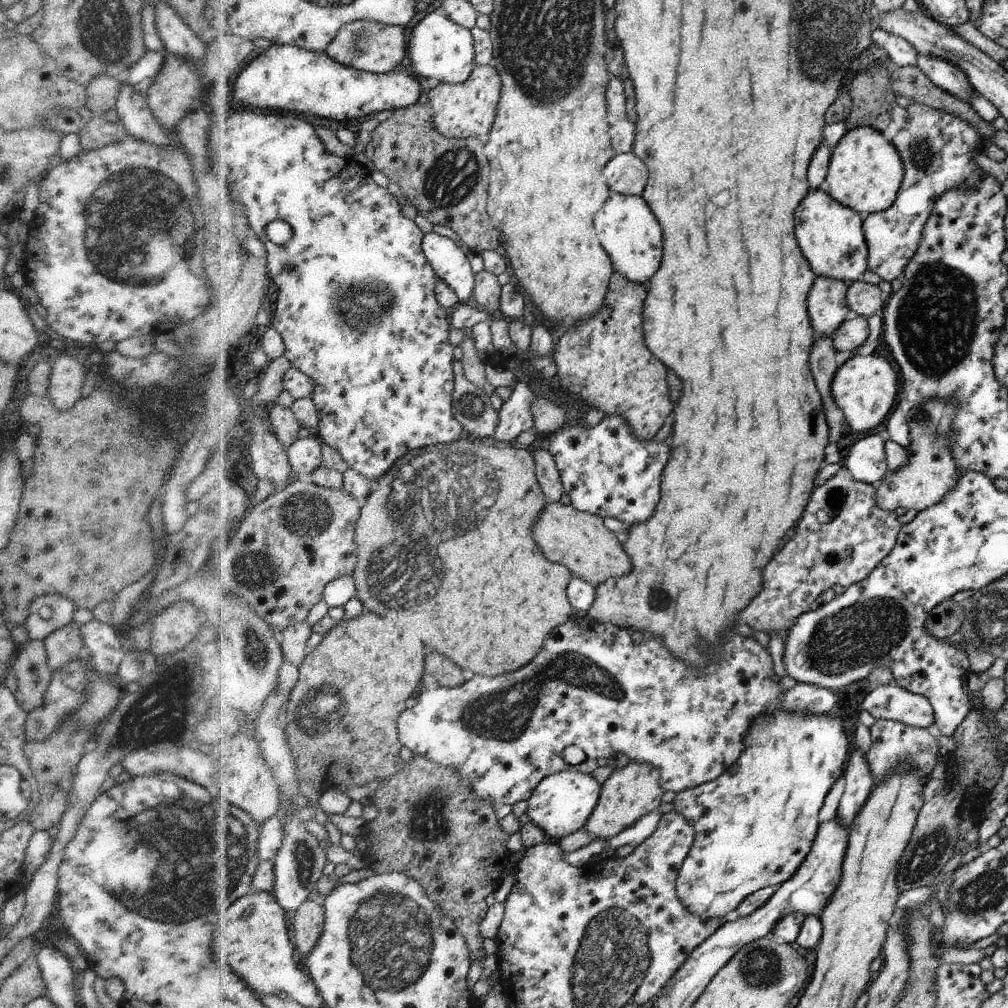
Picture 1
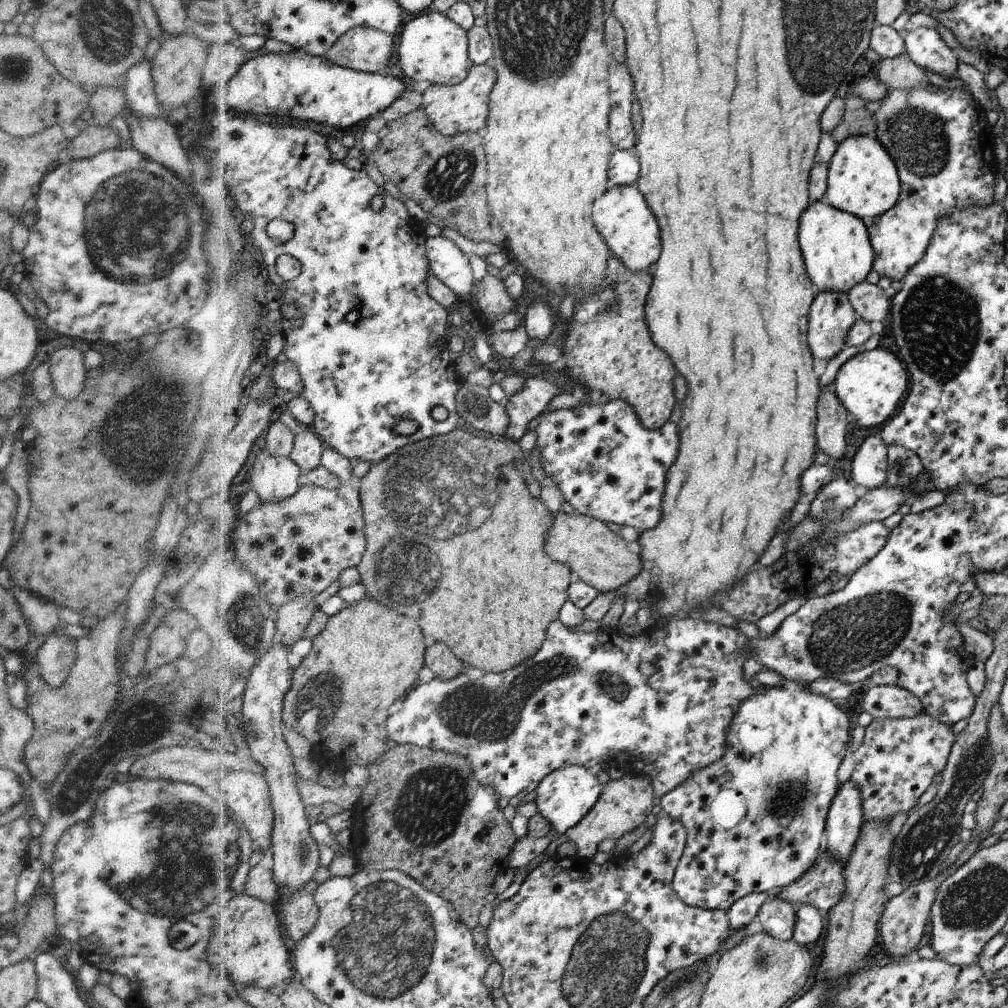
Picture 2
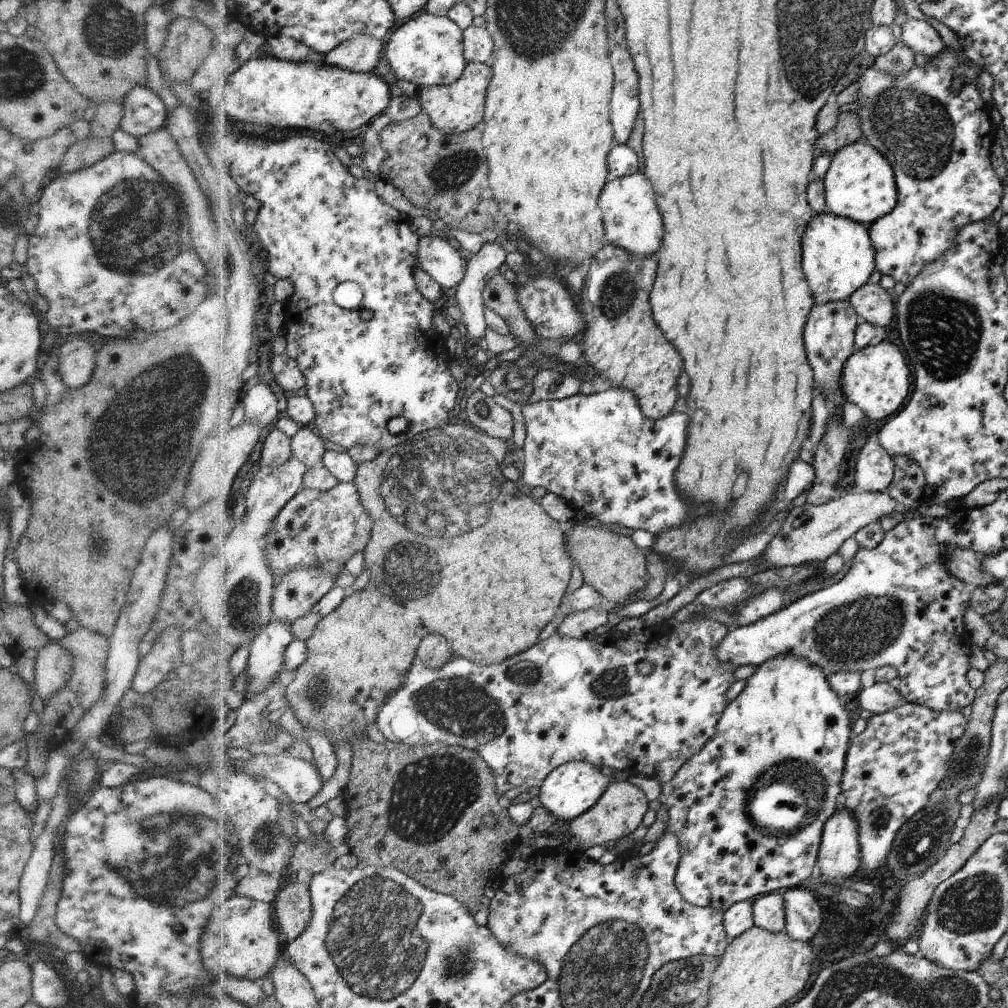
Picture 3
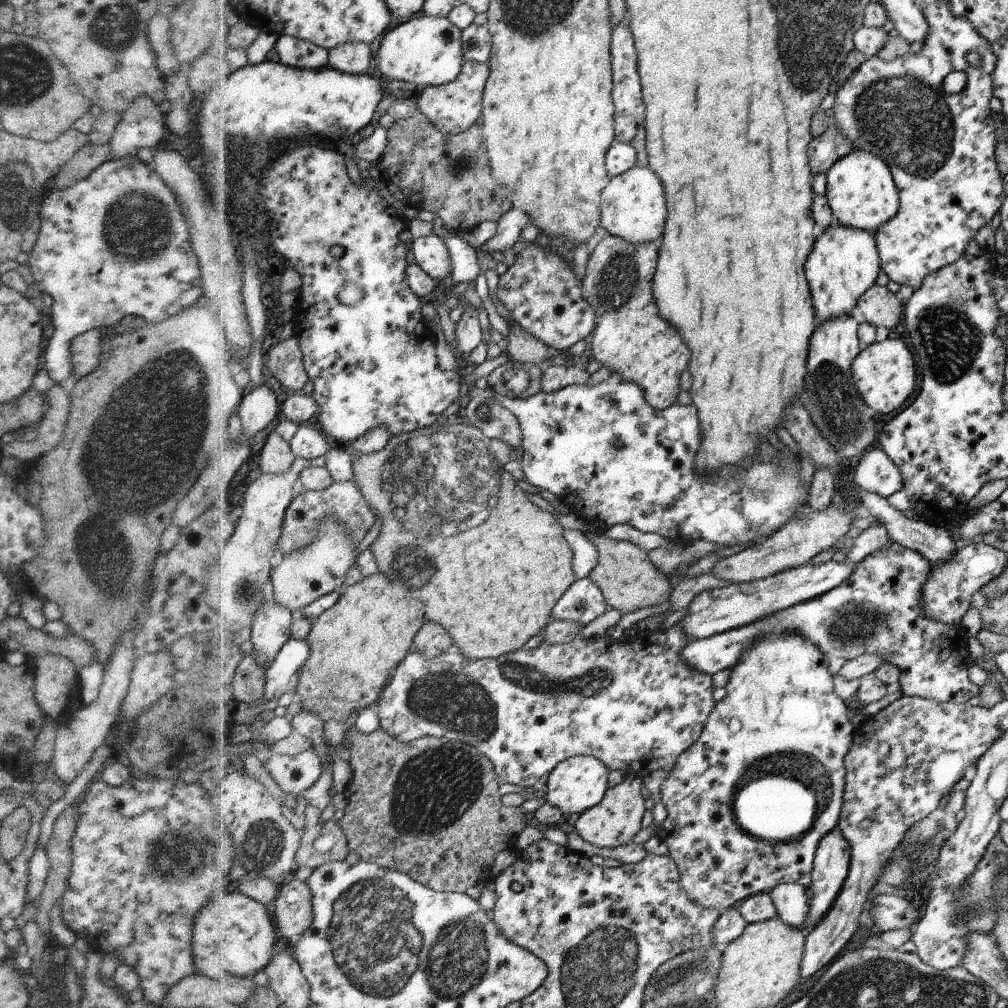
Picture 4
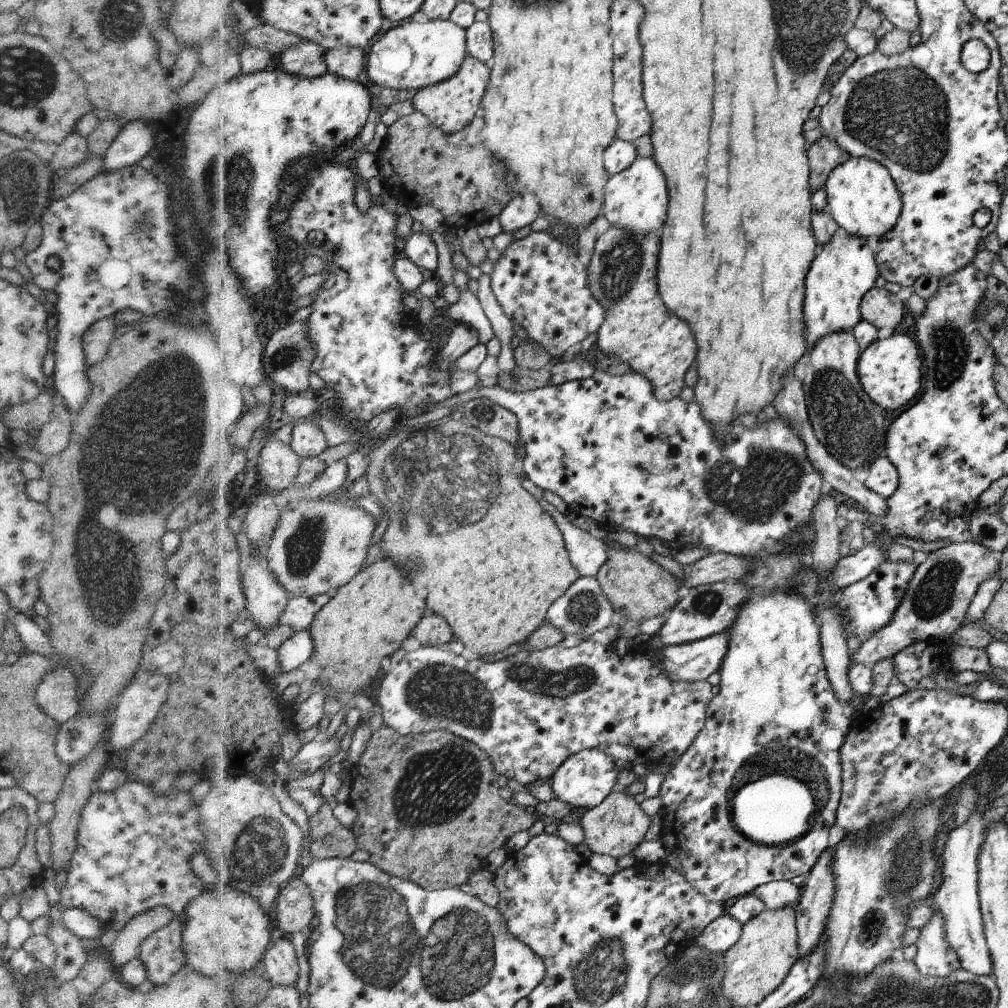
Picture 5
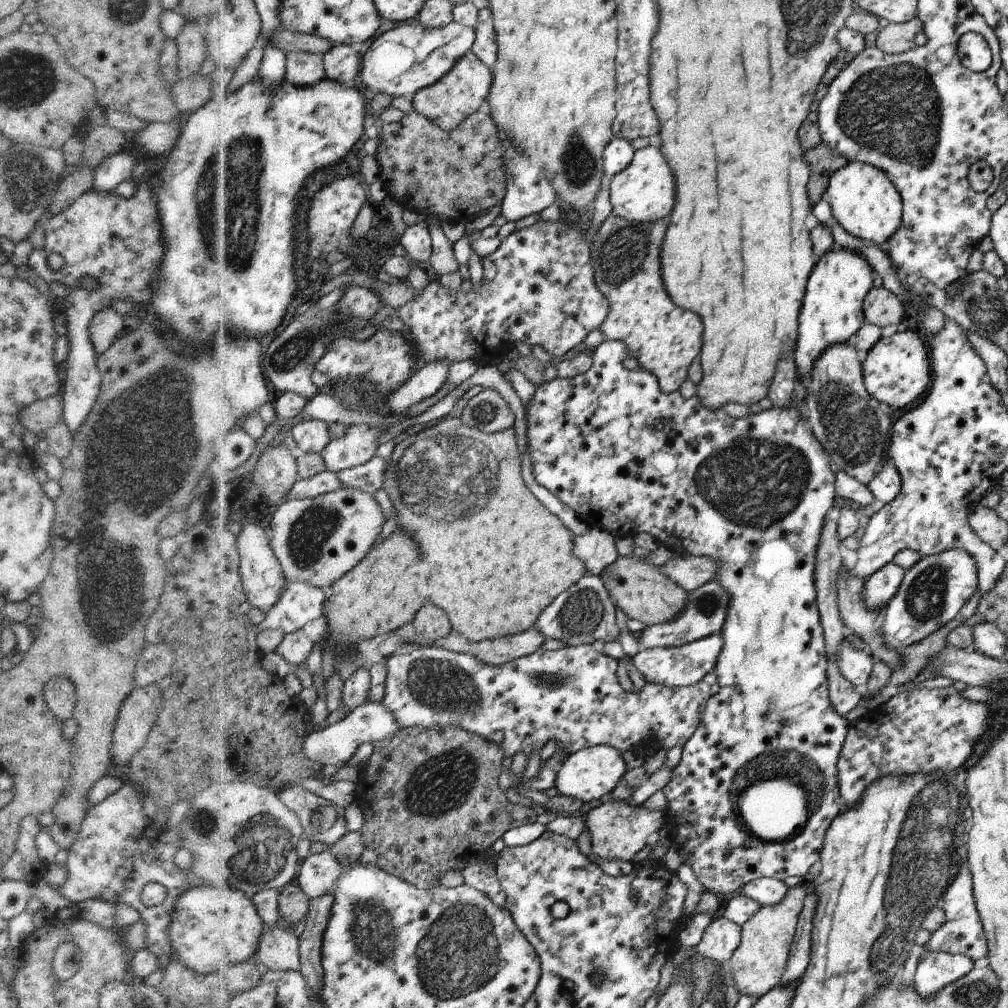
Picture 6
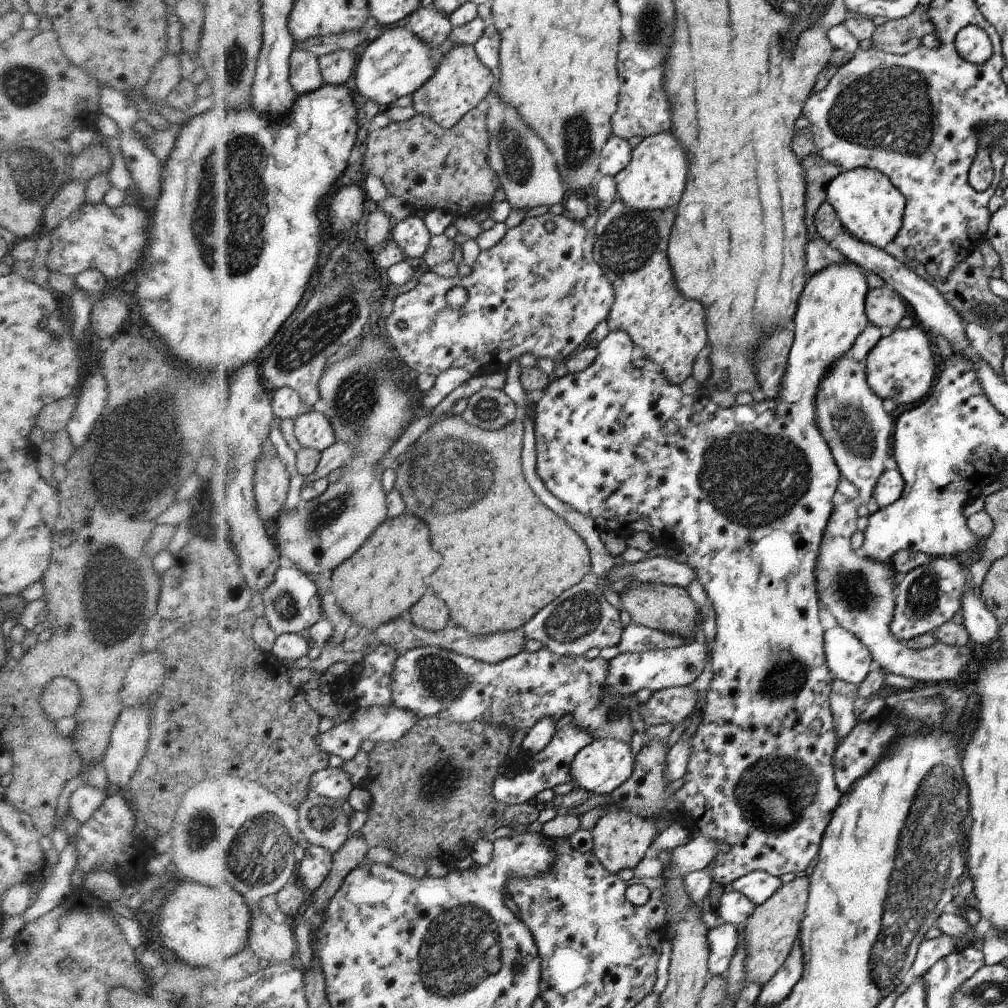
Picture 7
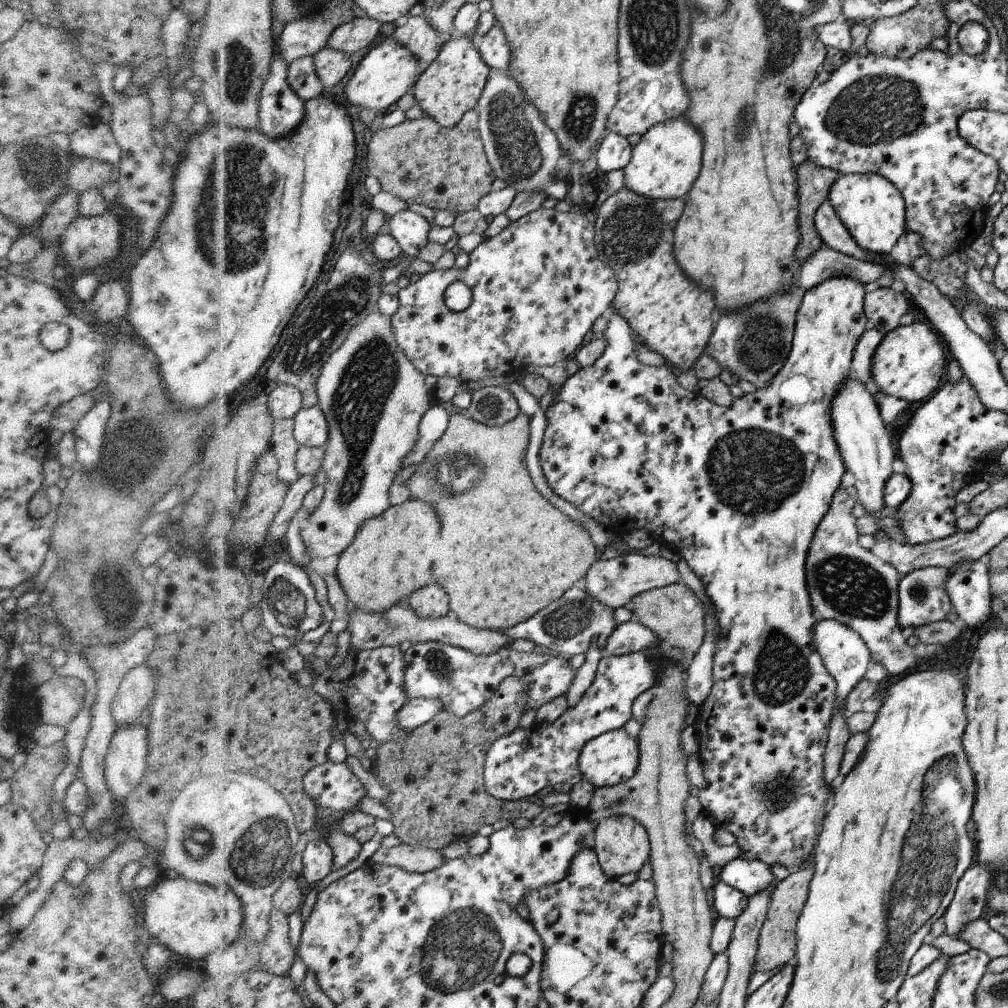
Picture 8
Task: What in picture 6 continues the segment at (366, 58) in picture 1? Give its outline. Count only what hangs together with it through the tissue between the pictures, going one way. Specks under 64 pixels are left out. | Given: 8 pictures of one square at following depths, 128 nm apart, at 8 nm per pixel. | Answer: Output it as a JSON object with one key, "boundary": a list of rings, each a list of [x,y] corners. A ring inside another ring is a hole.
{"boundary":[[[335,45],[325,53],[327,76],[344,84],[358,78],[362,72],[362,58],[351,45]]]}

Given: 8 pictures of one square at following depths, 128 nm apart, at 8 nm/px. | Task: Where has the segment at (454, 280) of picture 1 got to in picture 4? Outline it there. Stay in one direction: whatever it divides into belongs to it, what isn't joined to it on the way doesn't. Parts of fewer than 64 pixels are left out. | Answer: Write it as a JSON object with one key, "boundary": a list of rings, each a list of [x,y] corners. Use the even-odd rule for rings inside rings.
{"boundary":[[[427,236],[413,241],[412,251],[417,264],[422,266],[434,279],[443,282],[444,278],[453,275],[453,261],[447,243],[440,236]]]}

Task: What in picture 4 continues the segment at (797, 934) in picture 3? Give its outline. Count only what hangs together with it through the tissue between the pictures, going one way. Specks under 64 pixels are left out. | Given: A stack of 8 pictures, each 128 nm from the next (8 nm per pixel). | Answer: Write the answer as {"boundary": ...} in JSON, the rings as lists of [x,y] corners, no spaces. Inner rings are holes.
{"boundary":[[[781,883],[768,892],[777,918],[782,919],[790,927],[798,927],[805,931],[808,913],[808,898],[806,888],[798,883]]]}

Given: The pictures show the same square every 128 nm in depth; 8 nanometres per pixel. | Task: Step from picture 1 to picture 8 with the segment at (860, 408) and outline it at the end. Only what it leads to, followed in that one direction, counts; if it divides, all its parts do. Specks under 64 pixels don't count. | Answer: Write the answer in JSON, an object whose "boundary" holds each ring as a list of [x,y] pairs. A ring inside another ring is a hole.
{"boundary":[[[915,322],[910,326],[899,325],[896,330],[884,336],[874,357],[872,375],[878,389],[889,396],[906,400],[909,403],[922,402],[938,391],[942,382],[946,354],[942,340],[933,328],[924,322]]]}

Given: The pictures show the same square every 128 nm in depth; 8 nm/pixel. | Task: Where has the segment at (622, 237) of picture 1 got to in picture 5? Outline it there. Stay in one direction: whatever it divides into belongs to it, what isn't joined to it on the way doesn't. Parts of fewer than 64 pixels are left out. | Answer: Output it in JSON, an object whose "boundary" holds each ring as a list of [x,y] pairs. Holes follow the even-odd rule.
{"boundary":[[[637,156],[628,168],[612,175],[606,186],[606,201],[602,206],[603,216],[610,226],[630,230],[632,234],[644,234],[644,232],[662,228],[662,224],[666,222],[666,208],[668,208],[666,178],[652,157],[641,158],[640,156]]]}

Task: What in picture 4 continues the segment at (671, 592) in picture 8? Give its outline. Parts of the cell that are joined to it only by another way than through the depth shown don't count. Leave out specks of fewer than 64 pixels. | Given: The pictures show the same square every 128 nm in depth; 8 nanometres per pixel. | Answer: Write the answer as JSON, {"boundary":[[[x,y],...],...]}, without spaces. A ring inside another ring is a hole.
{"boundary":[[[584,534],[595,543],[599,551],[598,565],[588,577],[601,589],[608,607],[626,615],[643,608],[661,605],[670,599],[670,592],[673,592],[671,580],[654,566],[646,551],[630,542],[610,539],[605,534]]]}

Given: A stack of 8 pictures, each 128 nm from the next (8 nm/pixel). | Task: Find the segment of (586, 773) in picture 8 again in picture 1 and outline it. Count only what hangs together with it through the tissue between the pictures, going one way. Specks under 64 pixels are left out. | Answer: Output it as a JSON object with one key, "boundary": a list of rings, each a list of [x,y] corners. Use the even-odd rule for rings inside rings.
{"boundary":[[[563,770],[551,774],[535,786],[532,796],[527,800],[526,814],[542,832],[560,840],[584,828],[591,814],[595,812],[596,805],[599,804],[601,792],[602,786],[591,774],[577,770]]]}

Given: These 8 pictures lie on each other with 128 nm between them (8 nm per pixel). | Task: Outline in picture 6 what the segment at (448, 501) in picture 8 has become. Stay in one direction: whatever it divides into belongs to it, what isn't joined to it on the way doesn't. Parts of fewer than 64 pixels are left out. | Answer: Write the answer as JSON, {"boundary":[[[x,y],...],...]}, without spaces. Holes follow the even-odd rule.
{"boundary":[[[448,414],[440,419],[433,419],[426,423],[420,423],[414,430],[408,433],[408,437],[400,442],[392,453],[389,460],[388,472],[386,474],[385,490],[389,493],[390,499],[397,510],[398,528],[404,530],[412,530],[412,536],[416,534],[420,552],[424,562],[420,562],[420,566],[430,566],[432,568],[432,576],[428,578],[428,586],[430,586],[430,598],[426,603],[432,602],[436,606],[440,606],[450,615],[453,630],[456,633],[464,634],[464,638],[470,642],[482,642],[487,640],[496,640],[496,638],[508,638],[514,634],[520,634],[524,631],[534,628],[540,612],[546,606],[550,606],[555,598],[558,598],[562,592],[568,590],[573,584],[576,584],[580,578],[588,574],[586,566],[582,560],[578,560],[572,554],[572,546],[574,546],[574,536],[570,529],[566,528],[560,518],[556,518],[554,514],[550,514],[534,496],[530,489],[526,487],[524,479],[522,479],[521,459],[518,454],[518,444],[516,444],[516,434],[513,429],[503,430],[499,433],[487,433],[464,424],[460,415]],[[476,494],[476,496],[474,496]],[[489,500],[489,502],[488,502]],[[480,506],[486,506],[482,512],[478,512]],[[478,512],[478,516],[476,516]],[[442,514],[446,514],[446,518],[455,520],[452,524],[442,524]],[[466,514],[474,514],[468,516]],[[460,518],[460,520],[458,520]]]}

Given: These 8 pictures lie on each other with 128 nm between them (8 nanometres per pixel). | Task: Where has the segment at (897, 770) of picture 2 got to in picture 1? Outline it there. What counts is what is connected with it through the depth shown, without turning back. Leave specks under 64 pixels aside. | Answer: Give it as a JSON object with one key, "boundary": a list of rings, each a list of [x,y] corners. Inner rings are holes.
{"boundary":[[[876,719],[870,727],[870,732],[872,747],[865,756],[875,784],[887,778],[887,775],[898,768],[902,762],[908,762],[912,768],[916,768],[916,774],[919,775],[919,778],[930,777],[932,768],[936,766],[936,762],[941,756],[938,736],[933,733],[933,730],[906,726],[906,724],[898,721]]]}

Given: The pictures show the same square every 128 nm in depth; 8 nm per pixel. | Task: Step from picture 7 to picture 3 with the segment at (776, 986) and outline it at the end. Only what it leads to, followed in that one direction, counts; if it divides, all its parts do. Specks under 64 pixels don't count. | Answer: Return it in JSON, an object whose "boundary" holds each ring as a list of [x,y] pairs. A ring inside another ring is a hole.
{"boundary":[[[841,805],[823,829],[817,879],[835,883],[855,874],[861,859],[859,838],[856,818]]]}

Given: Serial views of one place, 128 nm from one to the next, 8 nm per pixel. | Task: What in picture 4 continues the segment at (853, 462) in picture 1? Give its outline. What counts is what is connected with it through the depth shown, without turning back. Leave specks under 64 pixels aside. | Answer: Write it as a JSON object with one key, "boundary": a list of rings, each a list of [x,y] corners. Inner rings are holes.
{"boundary":[[[877,447],[856,466],[854,484],[864,491],[888,499],[903,488],[903,476],[896,464]]]}

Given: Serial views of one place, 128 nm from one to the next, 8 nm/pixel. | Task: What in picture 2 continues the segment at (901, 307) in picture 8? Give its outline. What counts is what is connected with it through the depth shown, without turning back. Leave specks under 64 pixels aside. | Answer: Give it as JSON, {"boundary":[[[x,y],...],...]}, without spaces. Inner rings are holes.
{"boundary":[[[860,282],[854,289],[847,293],[851,305],[855,311],[860,314],[860,318],[881,326],[890,312],[889,296],[886,296],[884,290],[880,290],[877,285],[870,282]]]}

